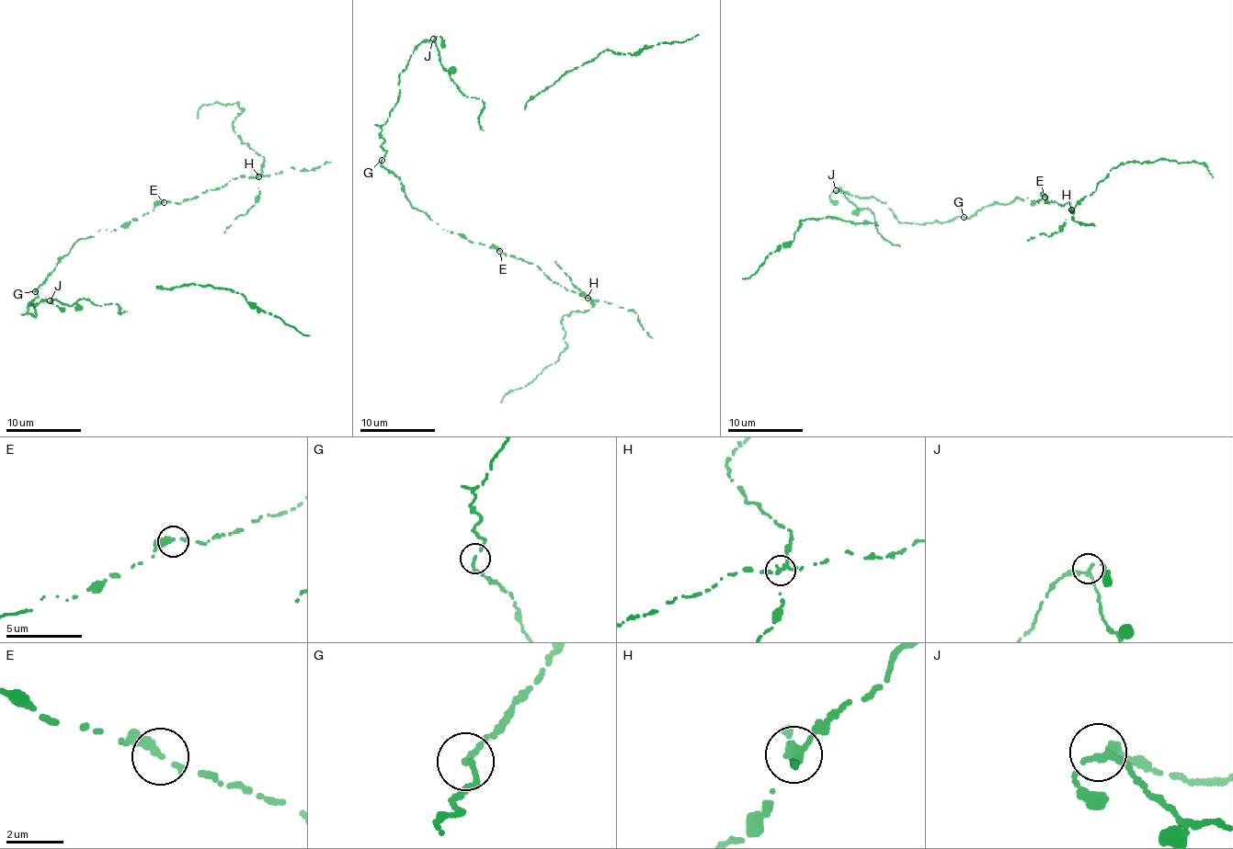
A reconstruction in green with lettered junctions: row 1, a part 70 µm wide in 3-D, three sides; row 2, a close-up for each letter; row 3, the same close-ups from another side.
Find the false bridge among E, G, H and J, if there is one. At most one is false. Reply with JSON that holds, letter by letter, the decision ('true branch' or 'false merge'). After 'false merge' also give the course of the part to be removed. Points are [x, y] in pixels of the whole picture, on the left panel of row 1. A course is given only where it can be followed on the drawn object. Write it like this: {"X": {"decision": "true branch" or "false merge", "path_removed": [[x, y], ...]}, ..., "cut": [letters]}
{"E": {"decision": "true branch"}, "G": {"decision": "true branch"}, "H": {"decision": "false merge", "path_removed": [[259, 175], [263, 157], [233, 130], [234, 121], [244, 107], [236, 102], [215, 103], [198, 110], [197, 118]]}, "J": {"decision": "true branch"}, "cut": ["H"]}

